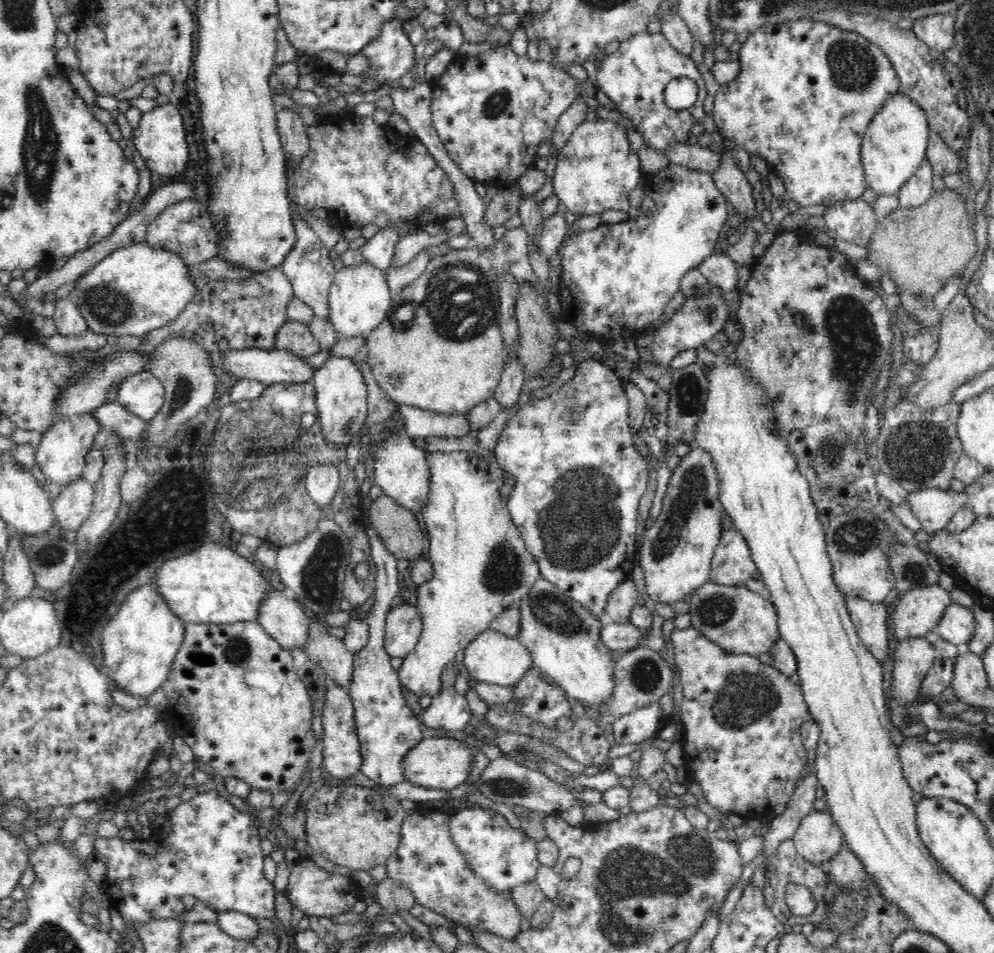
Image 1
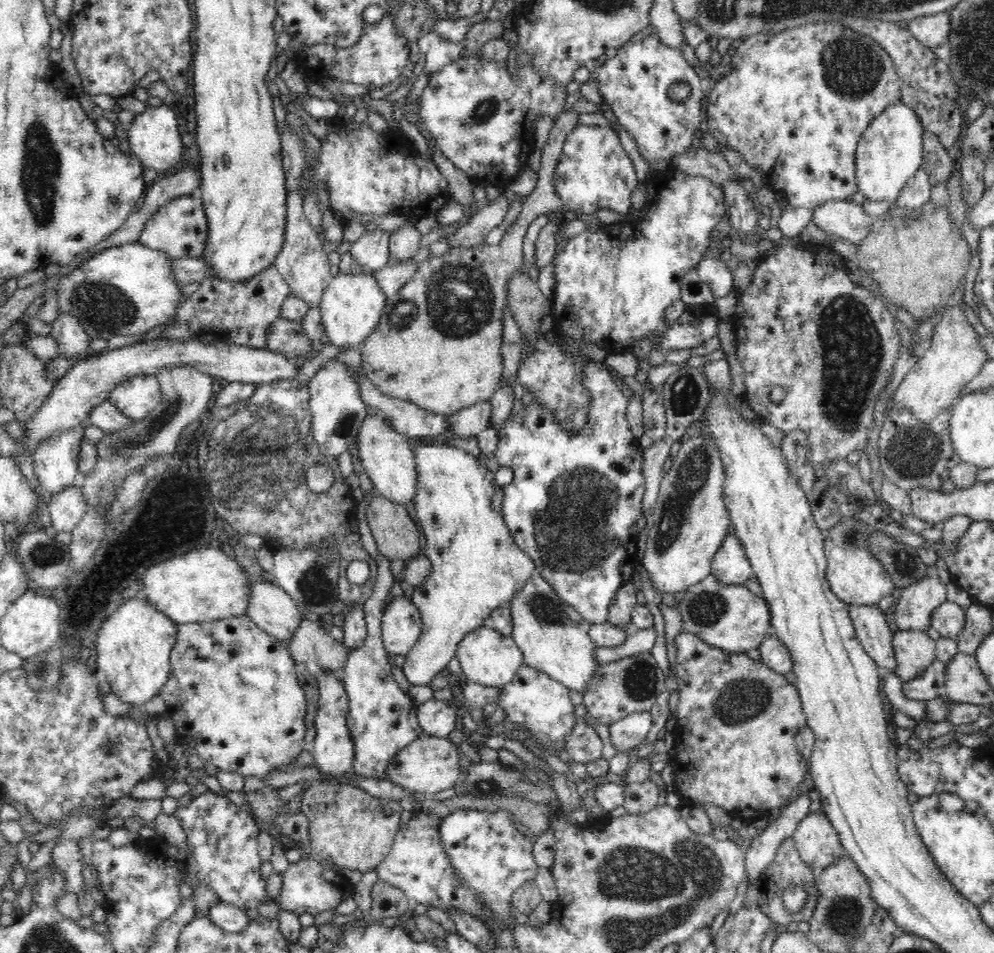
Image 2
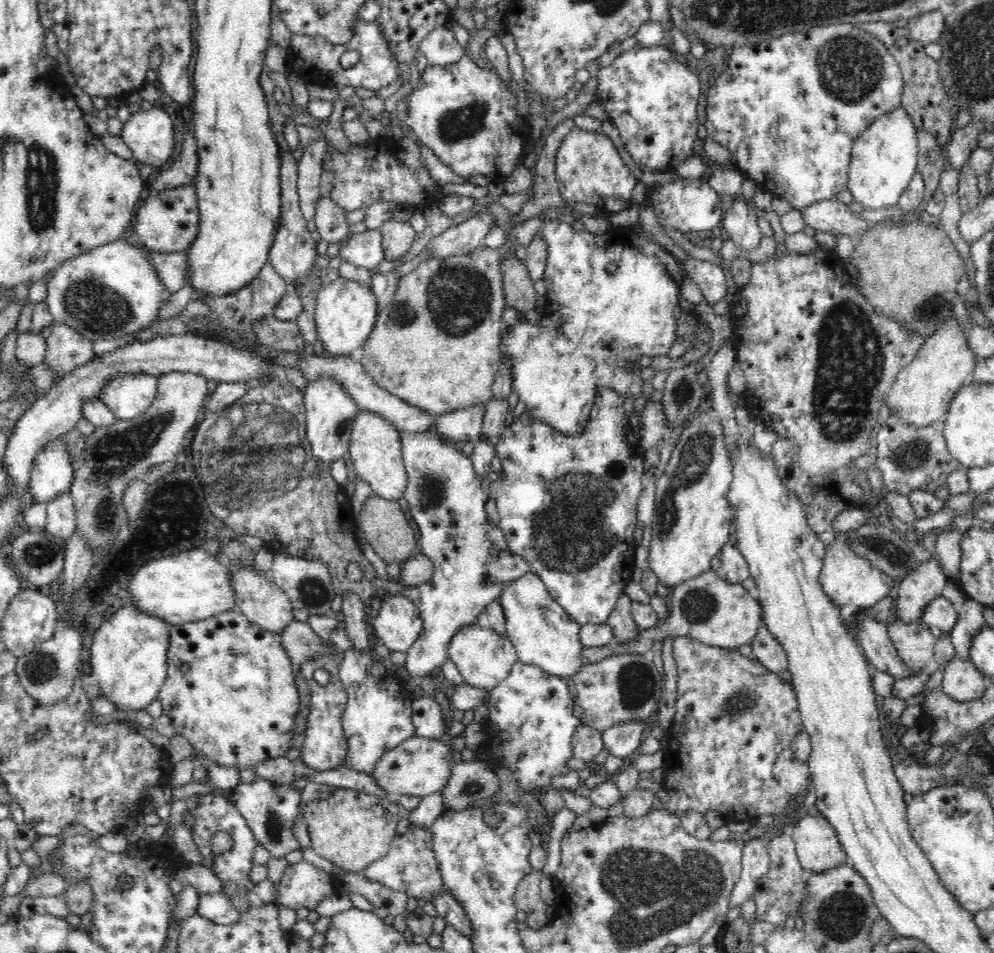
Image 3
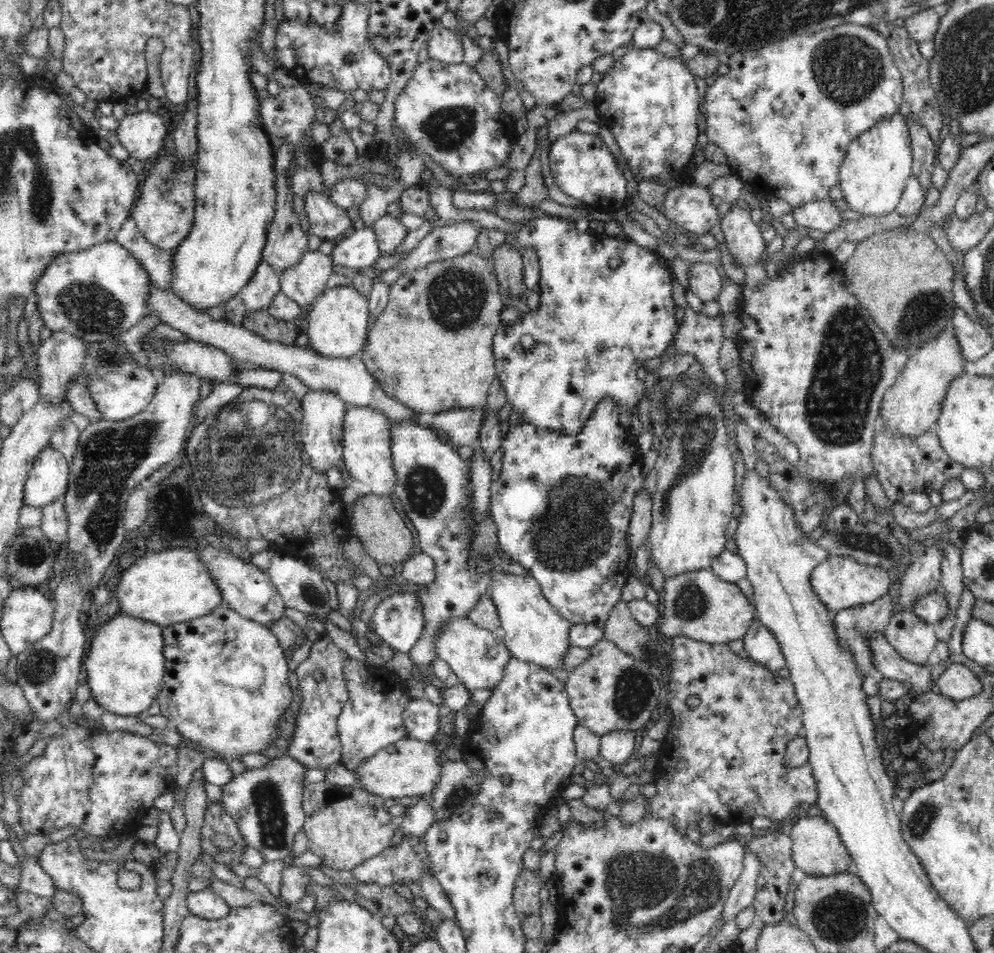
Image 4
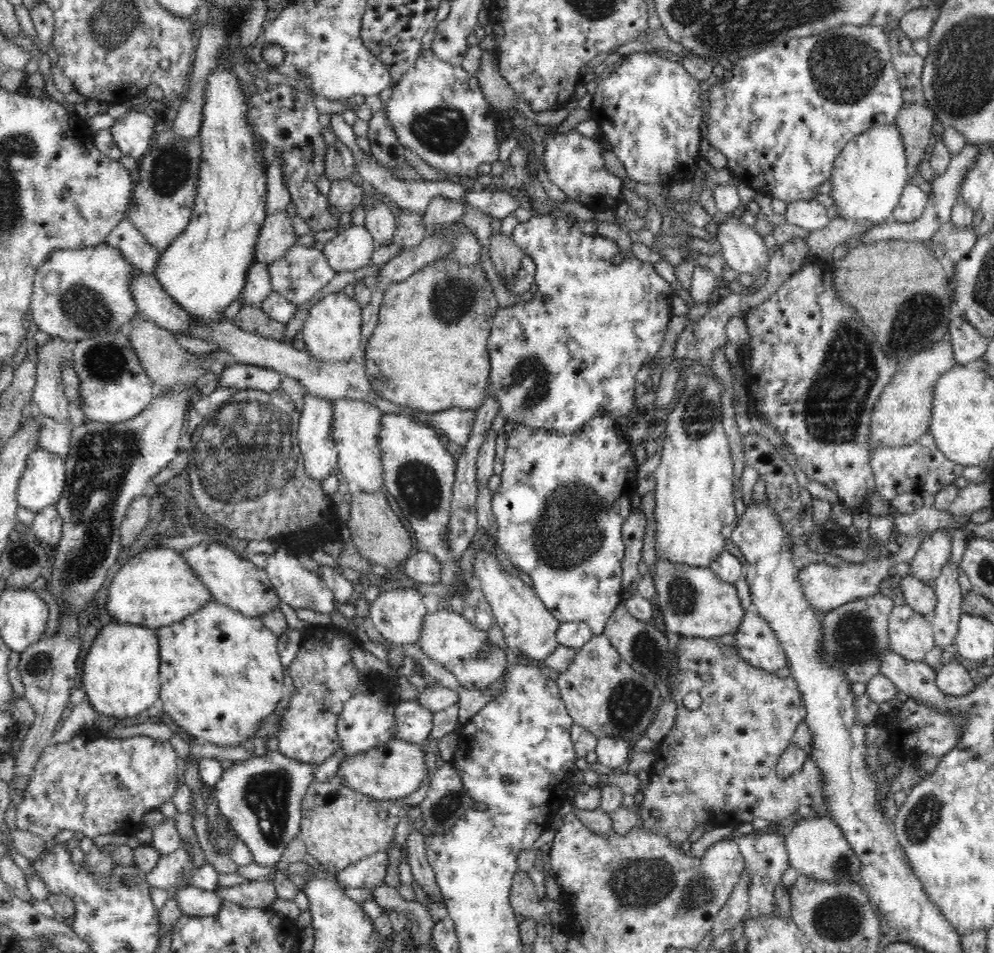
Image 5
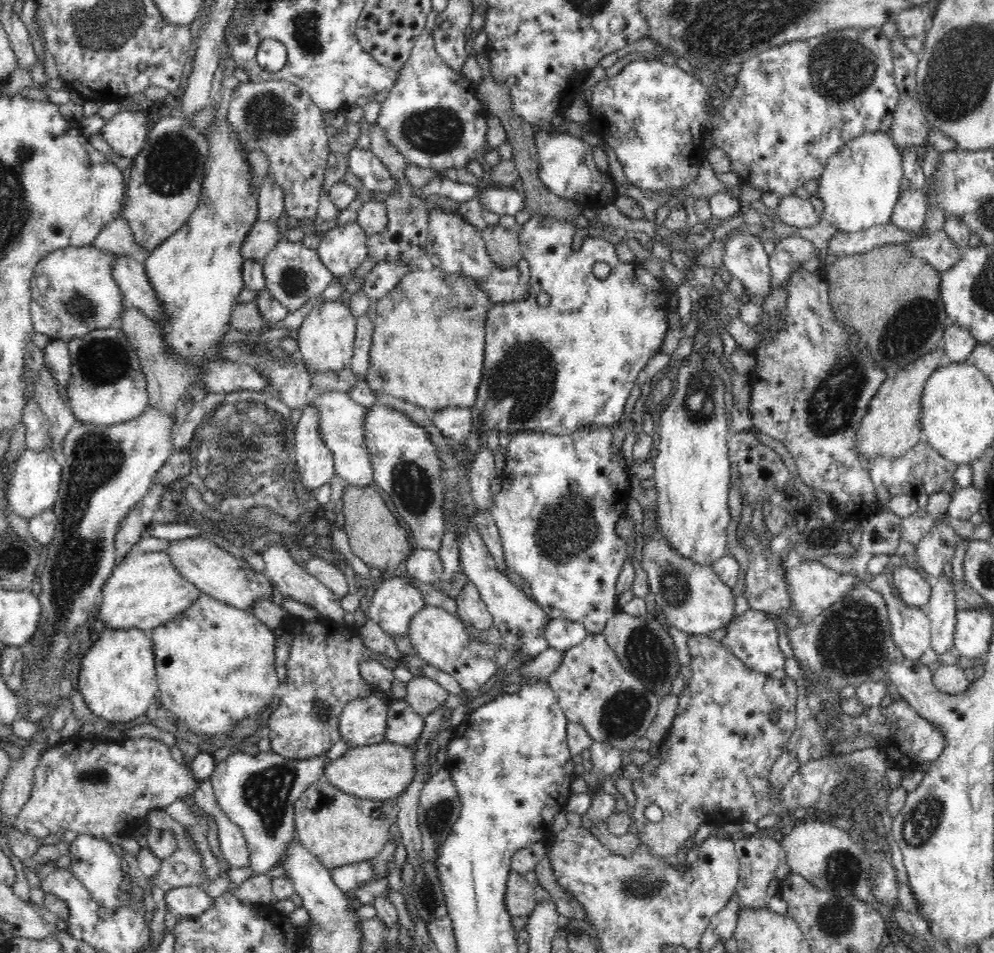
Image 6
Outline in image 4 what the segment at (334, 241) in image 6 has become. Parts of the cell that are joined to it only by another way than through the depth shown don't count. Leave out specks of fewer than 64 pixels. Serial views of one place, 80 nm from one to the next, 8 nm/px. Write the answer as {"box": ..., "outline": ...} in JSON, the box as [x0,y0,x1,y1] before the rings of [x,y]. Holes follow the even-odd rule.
{"box":[331,227,382,270],"outline":[[[372,227],[355,229],[354,233],[335,241],[331,252],[333,264],[358,270],[373,266],[382,254]]]}

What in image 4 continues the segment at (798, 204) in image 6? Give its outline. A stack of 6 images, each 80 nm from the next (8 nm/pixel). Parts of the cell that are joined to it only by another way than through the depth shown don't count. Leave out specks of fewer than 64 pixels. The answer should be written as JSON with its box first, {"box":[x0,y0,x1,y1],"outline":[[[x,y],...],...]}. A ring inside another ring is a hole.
{"box":[792,198,846,232],"outline":[[[830,198],[799,204],[792,208],[794,220],[798,226],[806,226],[811,230],[830,232],[846,219],[843,219]]]}

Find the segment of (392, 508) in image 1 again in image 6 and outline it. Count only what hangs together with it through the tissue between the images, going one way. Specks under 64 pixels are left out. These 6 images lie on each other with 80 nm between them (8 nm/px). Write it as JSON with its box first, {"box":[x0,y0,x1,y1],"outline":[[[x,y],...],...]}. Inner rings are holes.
{"box":[342,485,412,575],"outline":[[[348,485],[342,494],[343,526],[348,536],[350,548],[368,567],[379,568],[385,575],[390,574],[402,560],[407,560],[412,552],[408,543],[406,530],[400,526],[392,511],[386,507],[384,500],[372,487]]]}

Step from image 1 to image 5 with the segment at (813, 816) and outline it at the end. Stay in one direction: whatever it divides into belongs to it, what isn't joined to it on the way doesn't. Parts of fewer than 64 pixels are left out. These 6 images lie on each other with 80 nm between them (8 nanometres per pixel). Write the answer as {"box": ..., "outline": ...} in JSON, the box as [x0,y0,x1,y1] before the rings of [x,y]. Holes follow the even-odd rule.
{"box":[786,817,863,886],"outline":[[[829,817],[802,819],[786,836],[786,850],[789,864],[796,868],[799,875],[824,883],[844,885],[854,883],[863,886],[861,878],[862,861],[850,847],[842,829]]]}

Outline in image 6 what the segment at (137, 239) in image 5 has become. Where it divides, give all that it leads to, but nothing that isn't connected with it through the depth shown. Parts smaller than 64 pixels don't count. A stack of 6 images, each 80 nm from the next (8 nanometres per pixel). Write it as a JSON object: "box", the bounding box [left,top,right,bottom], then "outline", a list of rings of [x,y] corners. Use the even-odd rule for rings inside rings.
{"box":[92,216,149,263],"outline":[[[121,216],[103,226],[92,244],[100,250],[107,250],[117,256],[130,255],[141,263],[146,262],[146,257],[149,255],[147,250],[143,250],[137,244],[130,225]]]}

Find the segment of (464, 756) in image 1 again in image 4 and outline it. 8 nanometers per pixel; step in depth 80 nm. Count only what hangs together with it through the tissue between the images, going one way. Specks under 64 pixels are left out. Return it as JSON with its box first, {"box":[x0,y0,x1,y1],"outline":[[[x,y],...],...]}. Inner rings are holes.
{"box":[353,736,442,799],"outline":[[[408,736],[378,750],[372,758],[366,758],[360,768],[353,770],[364,791],[384,799],[398,799],[413,796],[430,796],[438,778],[442,776],[441,752],[432,742],[422,742]]]}

